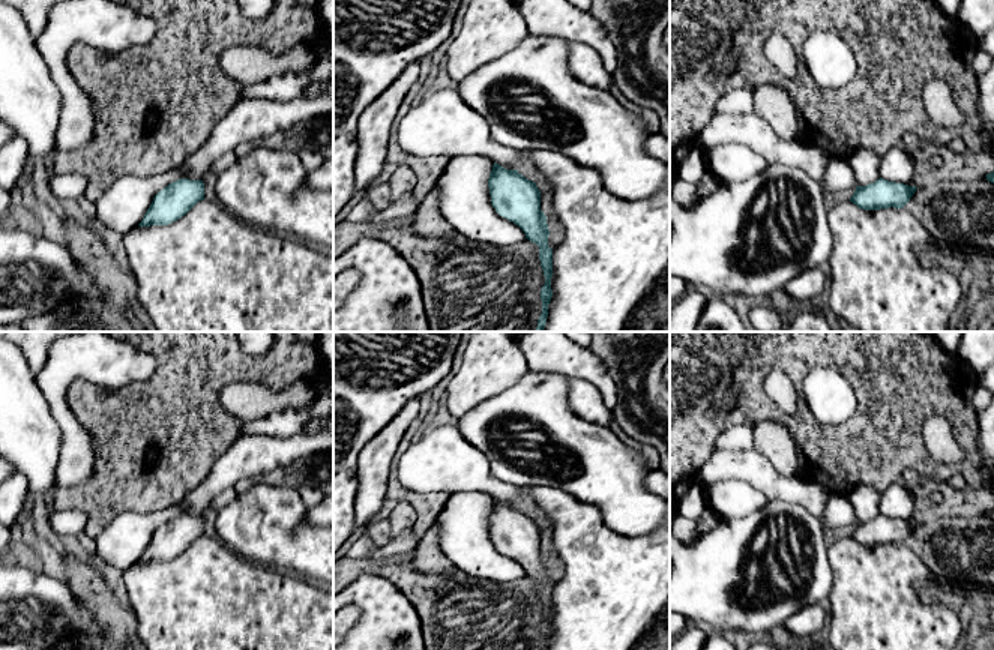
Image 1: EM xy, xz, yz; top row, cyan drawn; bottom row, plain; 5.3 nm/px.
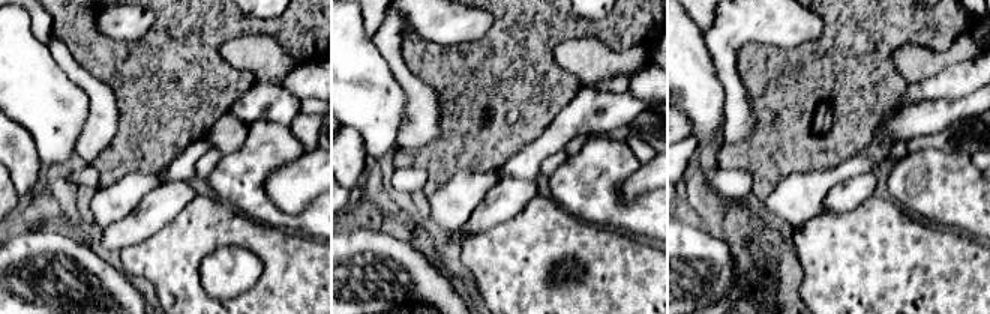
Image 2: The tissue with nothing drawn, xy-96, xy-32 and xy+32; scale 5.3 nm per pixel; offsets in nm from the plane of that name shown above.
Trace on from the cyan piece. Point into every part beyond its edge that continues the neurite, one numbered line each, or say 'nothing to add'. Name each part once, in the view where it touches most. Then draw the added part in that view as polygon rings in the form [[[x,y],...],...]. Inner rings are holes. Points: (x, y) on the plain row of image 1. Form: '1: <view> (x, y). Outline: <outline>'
nothing to add

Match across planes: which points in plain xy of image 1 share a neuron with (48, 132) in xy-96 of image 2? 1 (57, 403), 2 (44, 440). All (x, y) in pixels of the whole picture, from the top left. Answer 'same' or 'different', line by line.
1: different
2: same

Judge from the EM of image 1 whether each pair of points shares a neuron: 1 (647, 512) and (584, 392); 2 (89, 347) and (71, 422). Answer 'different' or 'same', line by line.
1: different
2: same

